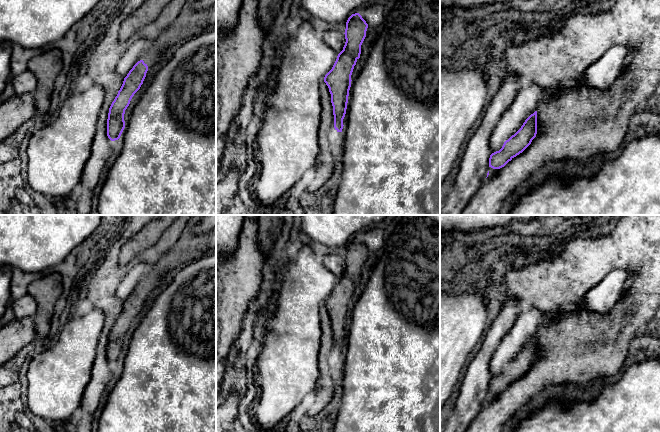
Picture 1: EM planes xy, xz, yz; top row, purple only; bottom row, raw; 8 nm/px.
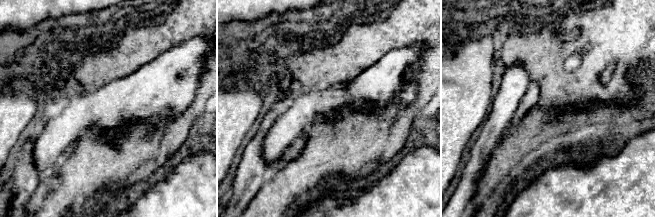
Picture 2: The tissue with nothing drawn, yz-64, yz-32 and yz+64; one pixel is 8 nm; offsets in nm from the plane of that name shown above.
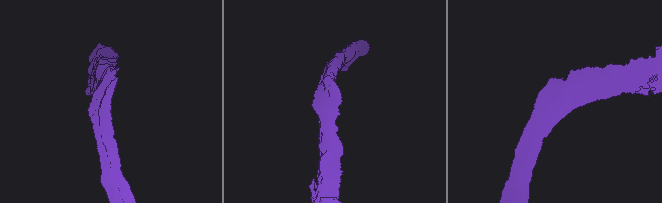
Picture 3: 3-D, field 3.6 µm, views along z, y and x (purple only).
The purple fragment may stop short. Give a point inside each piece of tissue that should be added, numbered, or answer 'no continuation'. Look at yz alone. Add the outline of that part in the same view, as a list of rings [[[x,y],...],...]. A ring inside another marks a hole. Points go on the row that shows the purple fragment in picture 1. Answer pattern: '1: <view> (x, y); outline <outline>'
no continuation

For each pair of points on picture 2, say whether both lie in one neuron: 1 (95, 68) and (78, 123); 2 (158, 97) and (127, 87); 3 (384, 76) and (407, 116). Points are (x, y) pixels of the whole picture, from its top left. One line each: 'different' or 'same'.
1: different
2: same
3: different

